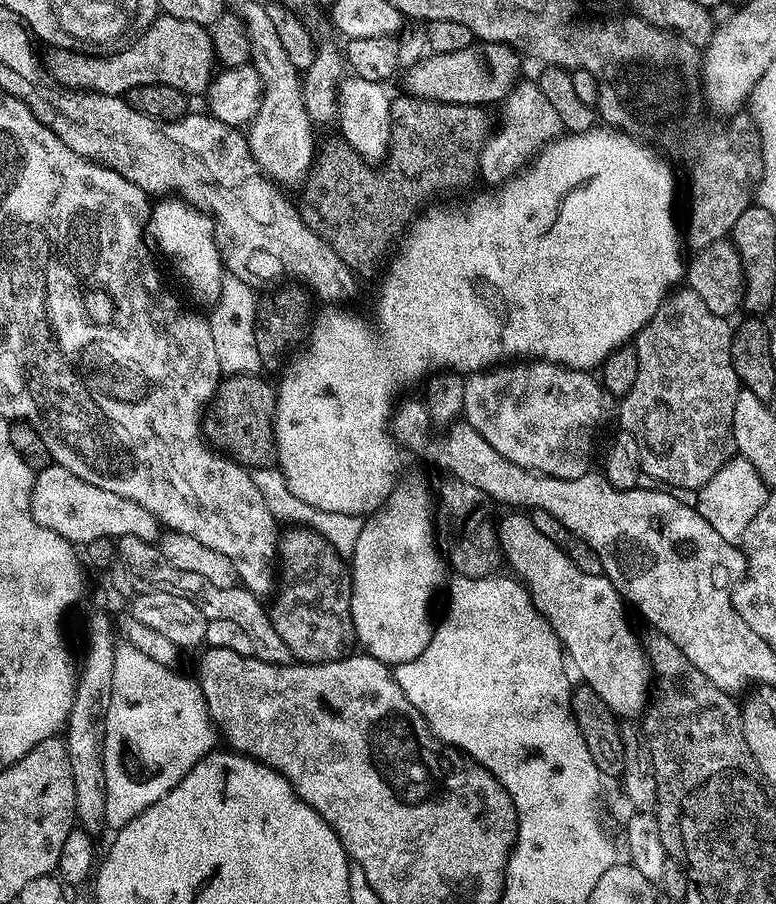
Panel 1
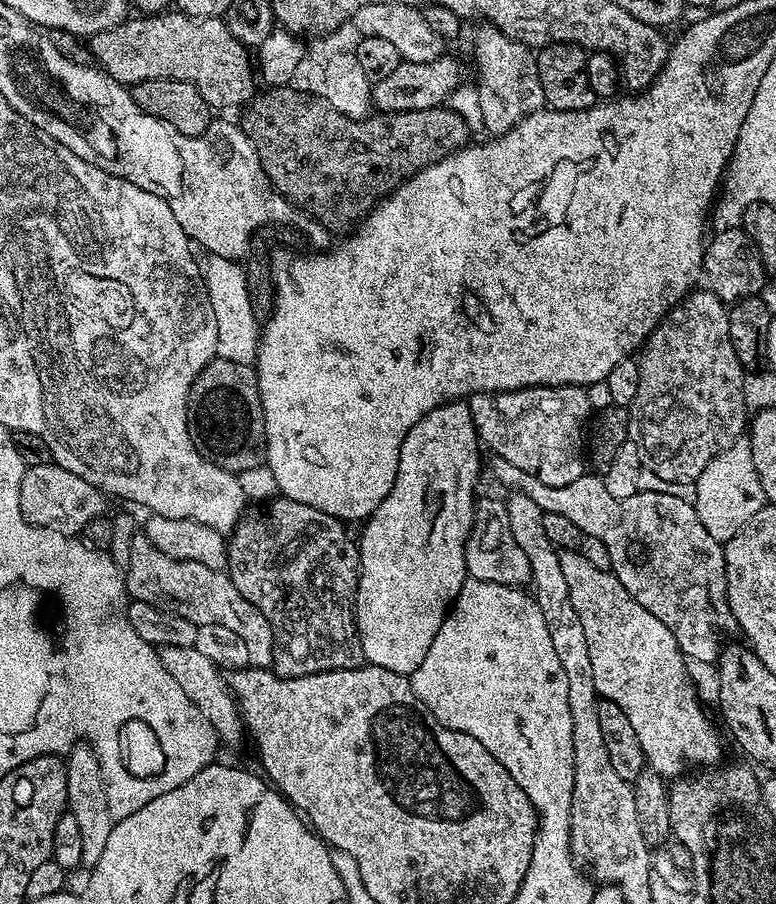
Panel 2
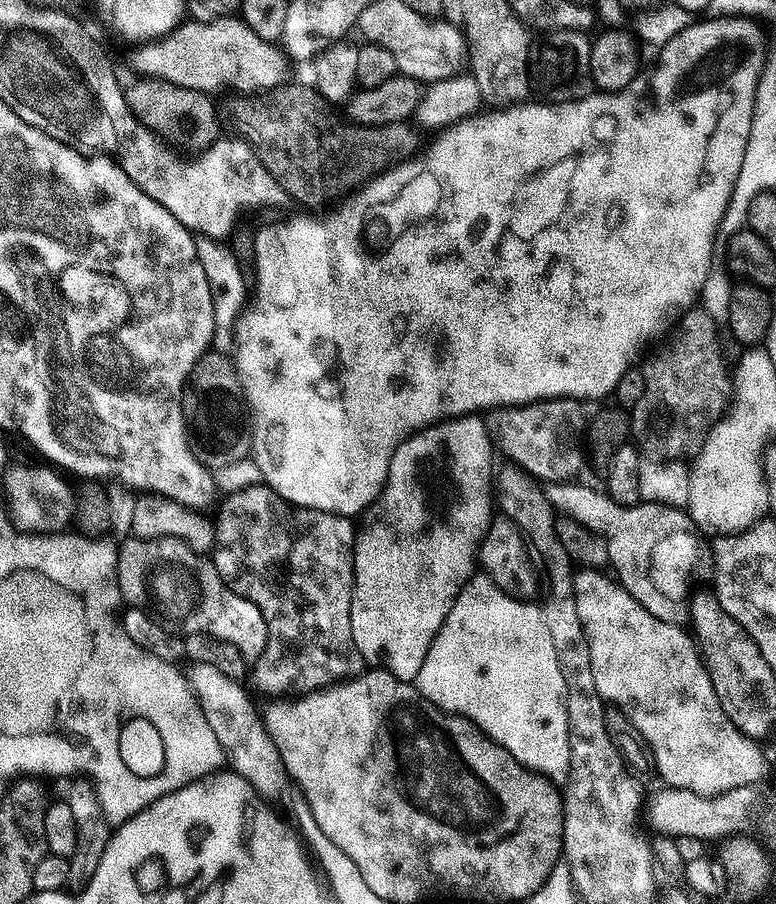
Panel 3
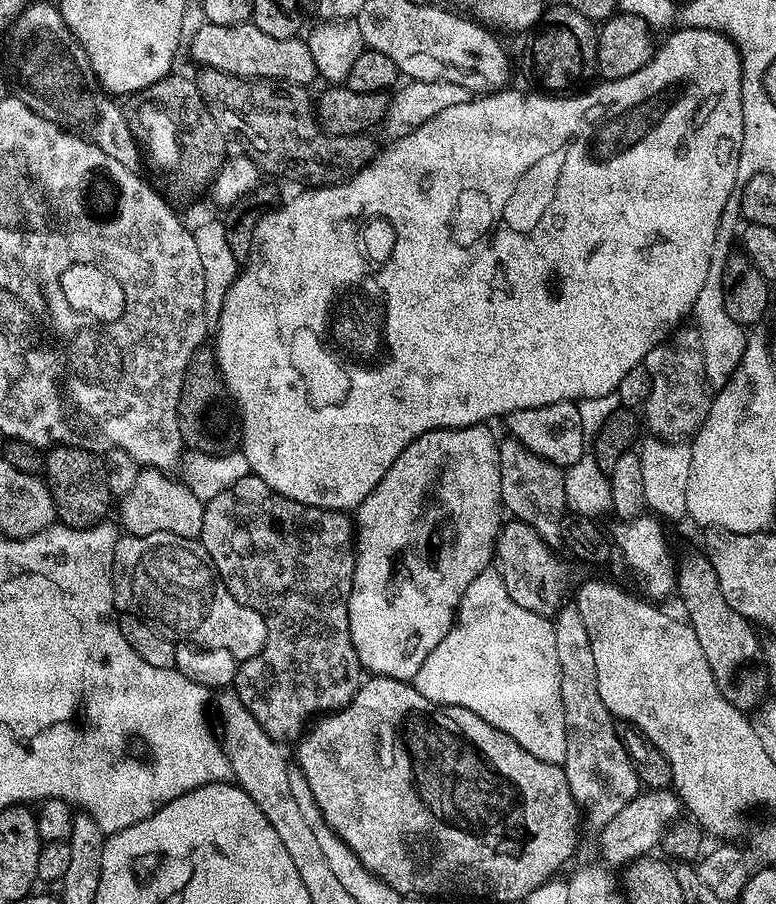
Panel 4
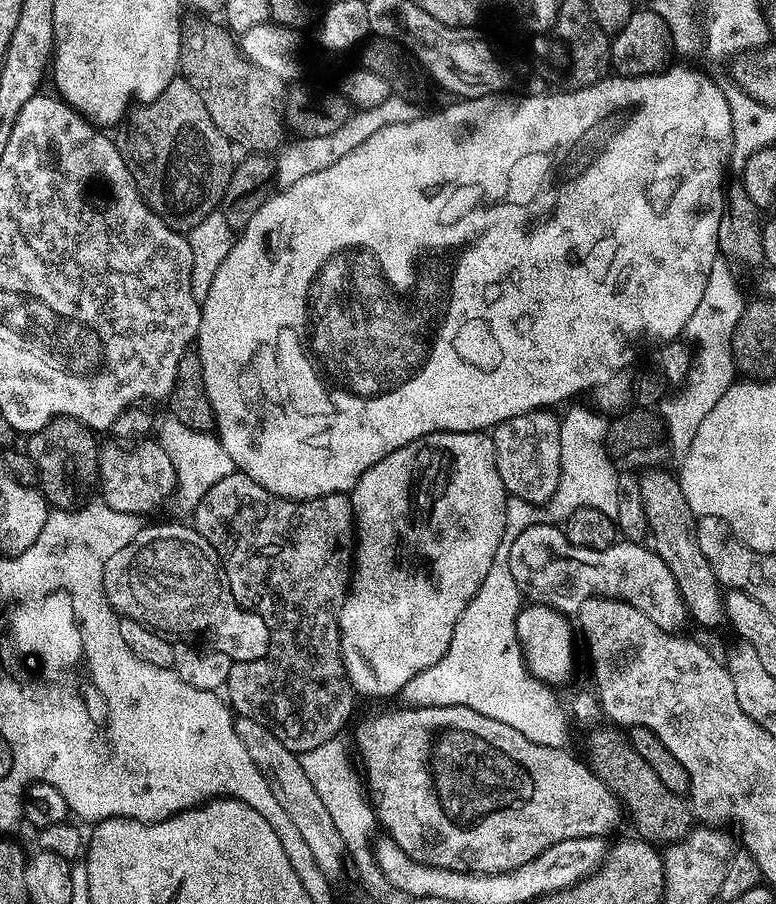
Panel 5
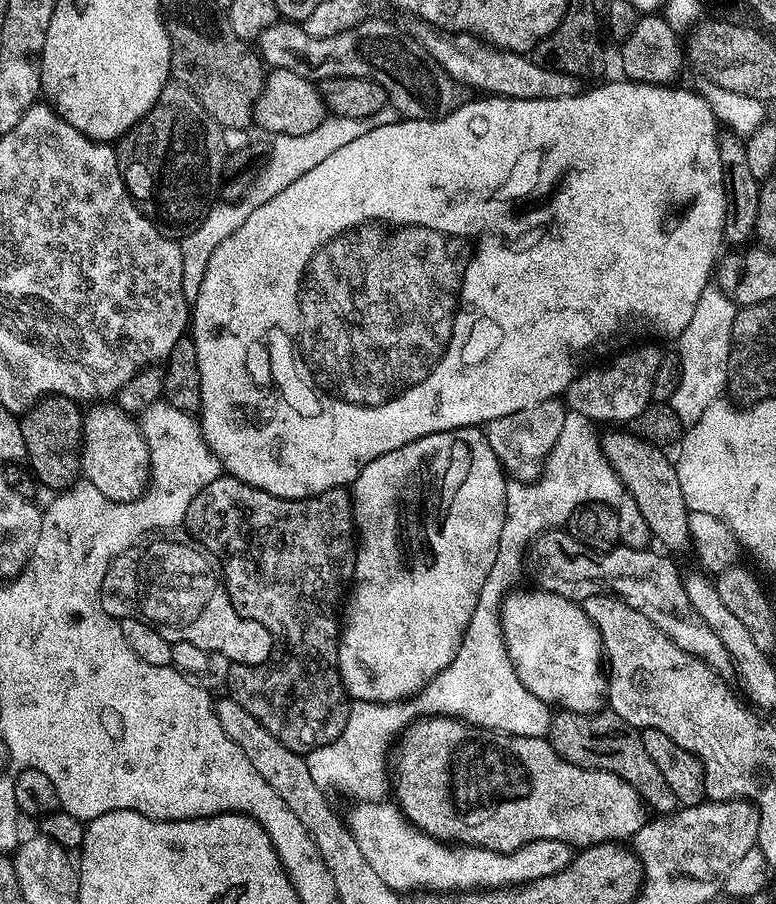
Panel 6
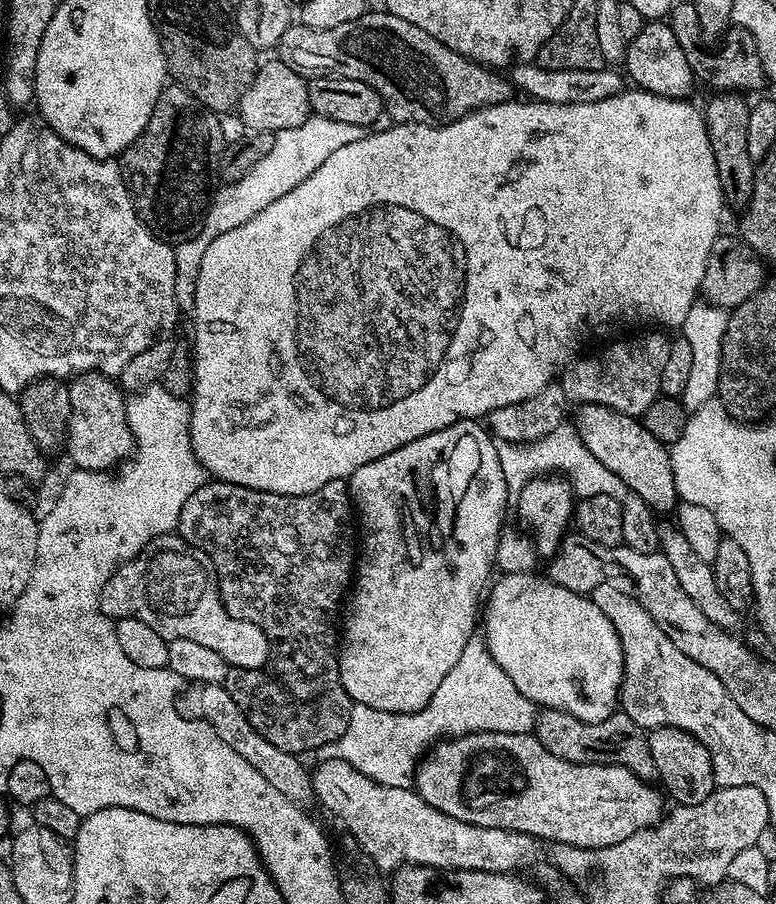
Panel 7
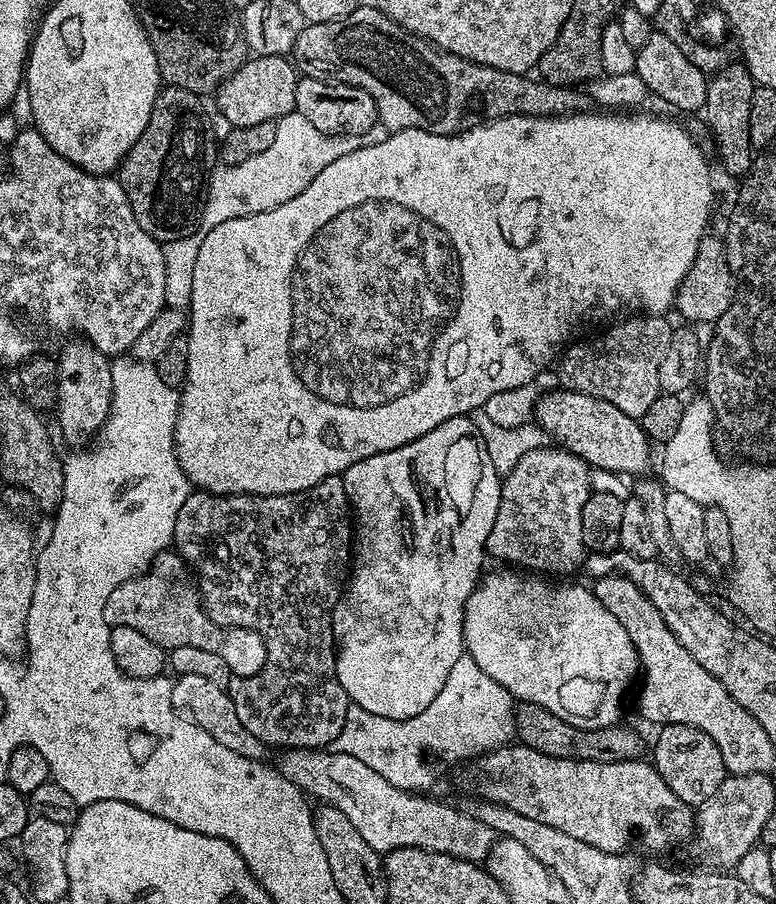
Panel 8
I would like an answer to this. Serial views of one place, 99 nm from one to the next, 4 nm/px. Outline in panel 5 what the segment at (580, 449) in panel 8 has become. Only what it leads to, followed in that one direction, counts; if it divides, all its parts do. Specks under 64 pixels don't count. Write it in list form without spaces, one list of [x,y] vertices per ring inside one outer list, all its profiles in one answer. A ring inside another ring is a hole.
[[[648,472],[640,476],[640,489],[642,490],[642,502],[648,519],[648,531],[650,544],[654,551],[660,555],[662,562],[670,566],[670,574],[674,574],[676,588],[684,599],[684,606],[688,609],[689,617],[697,620],[704,628],[716,628],[725,623],[724,598],[718,578],[714,578],[714,570],[710,570],[710,562],[706,562],[706,554],[702,554],[696,537],[697,516],[690,510],[690,502],[686,502],[686,494],[682,494],[680,481],[673,475],[667,476],[664,472]]]

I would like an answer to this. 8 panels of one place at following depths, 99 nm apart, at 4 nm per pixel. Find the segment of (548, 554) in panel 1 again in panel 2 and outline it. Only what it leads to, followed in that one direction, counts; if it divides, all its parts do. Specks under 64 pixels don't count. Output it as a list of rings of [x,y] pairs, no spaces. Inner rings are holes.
[[[560,552],[560,565],[562,566],[562,578],[566,578],[566,586],[570,586],[570,602],[574,602],[574,610],[578,610],[578,622],[582,622],[582,631],[586,634],[586,650],[590,650],[590,674],[594,678],[597,693],[603,699],[622,706],[622,714],[626,714],[626,718],[630,718],[630,726],[634,726],[634,734],[638,734],[638,742],[644,751],[647,765],[652,767],[659,776],[665,778],[679,777],[687,769],[684,768],[687,764],[700,764],[696,766],[719,765],[725,759],[725,757],[723,758],[724,740],[720,737],[721,729],[719,727],[716,729],[712,725],[711,718],[704,713],[704,708],[700,705],[699,698],[696,697],[695,686],[688,681],[687,666],[689,667],[689,665],[686,663],[684,651],[678,646],[674,634],[670,634],[670,630],[666,626],[662,626],[662,622],[658,622],[658,618],[654,618],[654,614],[650,614],[650,610],[646,610],[646,606],[642,606],[628,593],[626,586],[622,586],[622,582],[618,582],[618,578],[612,571],[598,570],[598,566],[586,562],[586,558],[573,552]]]

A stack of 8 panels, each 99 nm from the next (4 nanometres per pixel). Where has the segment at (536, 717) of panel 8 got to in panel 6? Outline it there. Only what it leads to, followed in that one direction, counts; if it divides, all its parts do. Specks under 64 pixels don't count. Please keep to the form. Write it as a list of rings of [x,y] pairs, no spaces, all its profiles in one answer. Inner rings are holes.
[[[560,710],[552,717],[550,739],[554,750],[566,762],[579,768],[589,768],[595,772],[609,772],[622,778],[656,814],[672,814],[678,805],[674,798],[674,790],[662,778],[658,766],[646,754],[640,737],[641,729],[626,722],[618,713],[611,710],[598,712],[570,712]]]

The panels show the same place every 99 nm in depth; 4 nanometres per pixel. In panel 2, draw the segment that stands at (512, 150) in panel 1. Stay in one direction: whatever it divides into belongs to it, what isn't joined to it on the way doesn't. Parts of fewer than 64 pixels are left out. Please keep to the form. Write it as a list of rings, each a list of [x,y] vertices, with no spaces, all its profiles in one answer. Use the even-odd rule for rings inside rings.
[[[479,25],[474,36],[474,60],[478,78],[478,102],[481,103],[483,129],[497,136],[508,132],[520,120],[545,107],[545,94],[538,80],[533,51],[522,43],[502,34],[492,25]]]

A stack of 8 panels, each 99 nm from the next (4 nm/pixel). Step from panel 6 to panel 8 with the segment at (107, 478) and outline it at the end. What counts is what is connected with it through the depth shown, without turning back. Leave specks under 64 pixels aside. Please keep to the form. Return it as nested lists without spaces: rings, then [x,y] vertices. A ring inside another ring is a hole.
[[[65,343],[59,353],[58,398],[54,409],[61,434],[72,444],[80,444],[88,439],[91,441],[99,433],[108,417],[112,400],[112,365],[109,357],[103,356],[93,344],[79,343]]]

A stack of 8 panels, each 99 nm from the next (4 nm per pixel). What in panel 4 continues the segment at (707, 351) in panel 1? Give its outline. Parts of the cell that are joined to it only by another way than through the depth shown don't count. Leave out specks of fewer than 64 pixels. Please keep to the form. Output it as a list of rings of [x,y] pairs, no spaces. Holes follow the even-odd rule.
[[[681,326],[646,354],[644,369],[650,374],[650,398],[642,409],[643,419],[660,438],[688,438],[696,433],[708,413],[710,385],[704,376],[702,338],[695,326]]]

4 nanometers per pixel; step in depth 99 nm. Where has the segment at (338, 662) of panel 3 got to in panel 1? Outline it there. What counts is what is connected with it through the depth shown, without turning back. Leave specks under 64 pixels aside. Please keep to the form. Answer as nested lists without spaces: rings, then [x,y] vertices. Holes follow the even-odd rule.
[[[292,526],[278,540],[278,587],[270,615],[278,638],[286,642],[293,661],[325,664],[345,660],[357,647],[352,621],[352,569],[334,545],[314,527]]]

